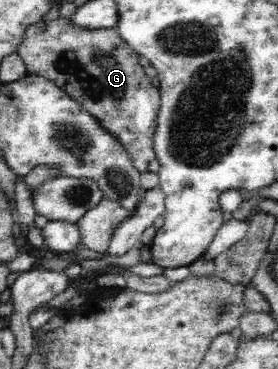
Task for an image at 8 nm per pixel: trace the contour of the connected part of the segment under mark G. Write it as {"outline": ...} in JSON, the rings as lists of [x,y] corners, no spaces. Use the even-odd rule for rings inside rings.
{"outline":[[[58,18],[51,23],[38,22],[25,31],[24,39],[17,47],[16,54],[22,58],[26,71],[43,76],[56,86],[63,88],[75,103],[99,121],[99,125],[123,144],[131,157],[132,166],[140,173],[147,172],[149,164],[155,160],[153,136],[160,106],[159,88],[152,85],[151,79],[140,66],[139,52],[124,42],[116,28],[79,28],[70,19]]]}

